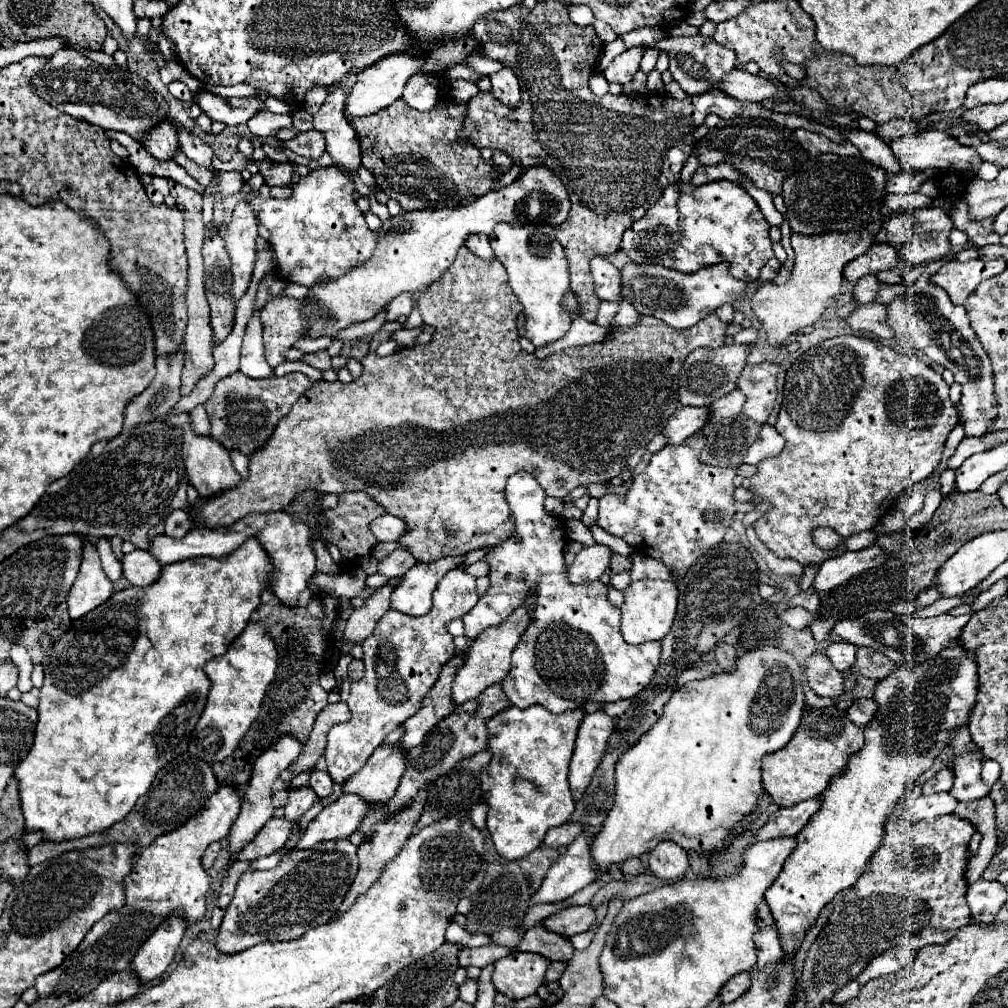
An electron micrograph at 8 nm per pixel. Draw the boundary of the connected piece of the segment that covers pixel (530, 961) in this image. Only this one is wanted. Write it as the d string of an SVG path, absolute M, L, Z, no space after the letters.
M518 951L494 963L492 983L502 995L510 999L524 999L544 985L548 965L550 961L538 953Z

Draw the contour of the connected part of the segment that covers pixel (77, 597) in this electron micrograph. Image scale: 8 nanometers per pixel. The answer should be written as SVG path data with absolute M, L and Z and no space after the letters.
M80 535L84 541L82 547L82 563L78 577L68 593L68 613L72 619L80 619L84 613L96 609L102 601L112 595L112 581L106 577L98 551L92 541Z

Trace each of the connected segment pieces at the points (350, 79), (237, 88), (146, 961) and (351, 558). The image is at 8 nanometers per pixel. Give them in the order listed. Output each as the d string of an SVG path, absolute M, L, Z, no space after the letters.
M354 71L354 73L348 73L340 83L334 83L334 85L330 85L328 89L342 89L346 95L348 95L348 91L352 91L352 87L354 87L354 83L358 81L358 71Z
M238 83L238 85L230 85L230 87L222 87L222 85L204 85L204 91L222 95L222 97L248 97L248 95L266 95L266 91L254 89L246 83Z
M168 921L168 925L160 925L160 929L156 929L156 933L152 933L152 937L138 949L132 969L140 983L150 983L168 969L184 931L184 925Z
M358 491L358 493L342 493L340 499L338 499L338 507L326 511L330 533L324 535L324 537L330 539L330 543L334 543L340 549L346 565L356 563L358 557L368 555L372 551L372 547L376 543L376 537L370 533L368 525L370 525L372 519L380 517L382 513L384 513L384 509L376 501L372 501L366 493L362 493L362 491Z

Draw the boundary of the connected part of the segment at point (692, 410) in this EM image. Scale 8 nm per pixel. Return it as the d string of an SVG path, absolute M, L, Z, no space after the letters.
M682 407L672 413L672 417L666 421L662 435L670 445L678 445L692 433L696 433L704 421L708 419L708 409L706 407Z

